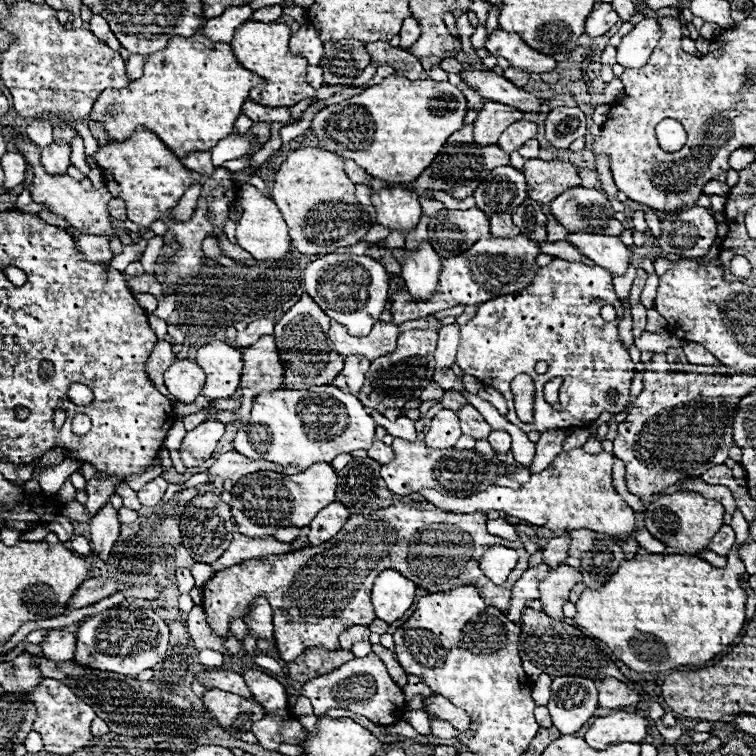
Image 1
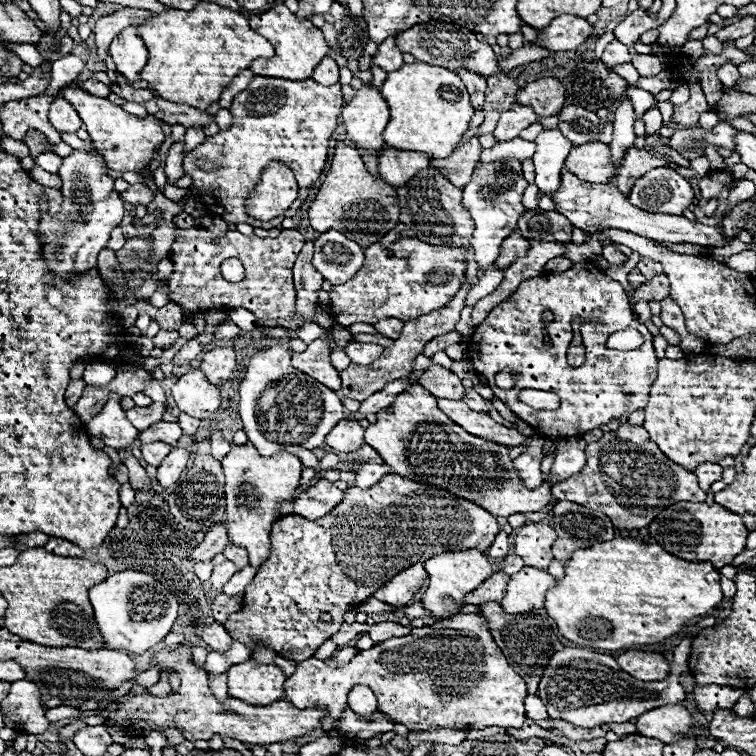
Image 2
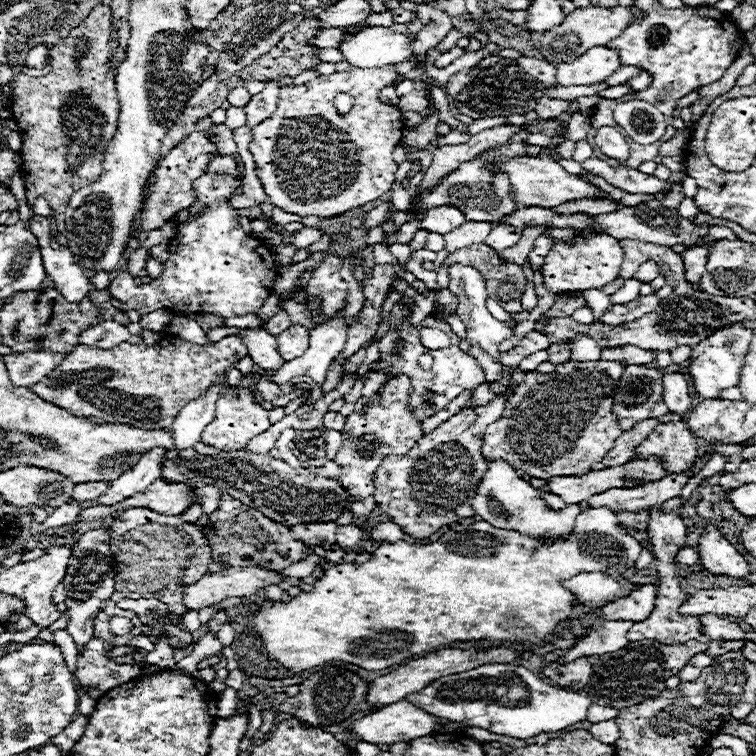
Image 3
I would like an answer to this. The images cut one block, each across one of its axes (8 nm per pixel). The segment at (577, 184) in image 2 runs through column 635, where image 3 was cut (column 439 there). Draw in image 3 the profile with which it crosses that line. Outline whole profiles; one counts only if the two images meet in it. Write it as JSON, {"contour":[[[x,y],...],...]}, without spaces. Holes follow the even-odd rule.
{"contour":[[[436,206],[430,208],[422,220],[422,228],[428,232],[438,232],[438,234],[448,234],[450,230],[462,226],[466,222],[464,212],[458,210],[456,206]]]}

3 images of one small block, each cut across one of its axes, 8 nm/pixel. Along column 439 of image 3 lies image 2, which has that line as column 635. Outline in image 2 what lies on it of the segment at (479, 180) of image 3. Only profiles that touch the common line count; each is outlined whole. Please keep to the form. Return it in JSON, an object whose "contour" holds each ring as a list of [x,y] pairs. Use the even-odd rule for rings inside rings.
{"contour":[[[654,168],[636,180],[630,204],[644,208],[644,212],[664,212],[682,216],[694,200],[692,186],[672,168]]]}

